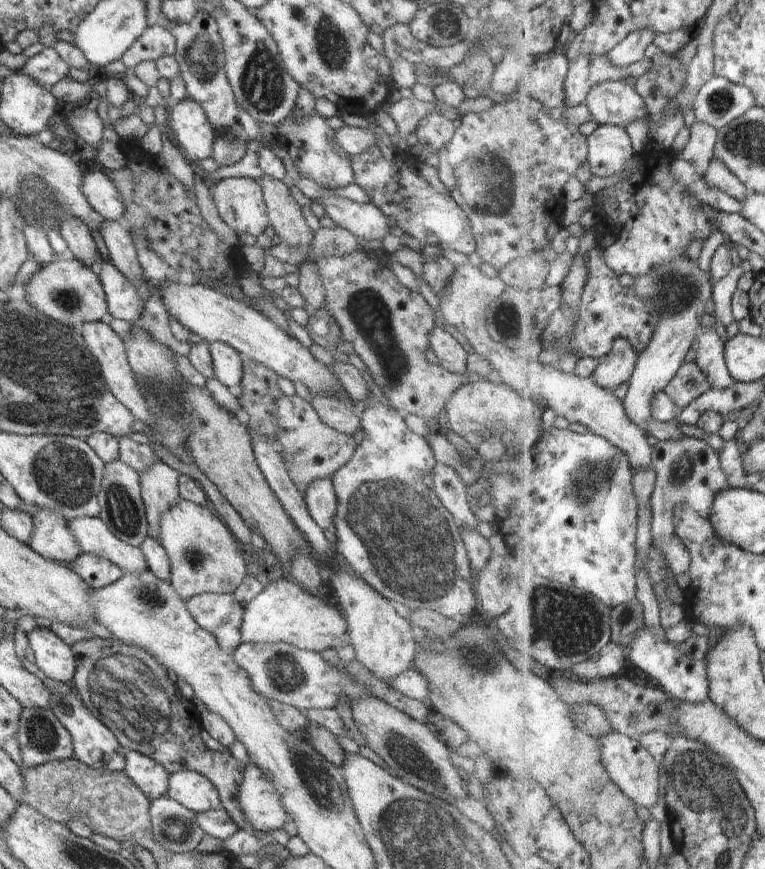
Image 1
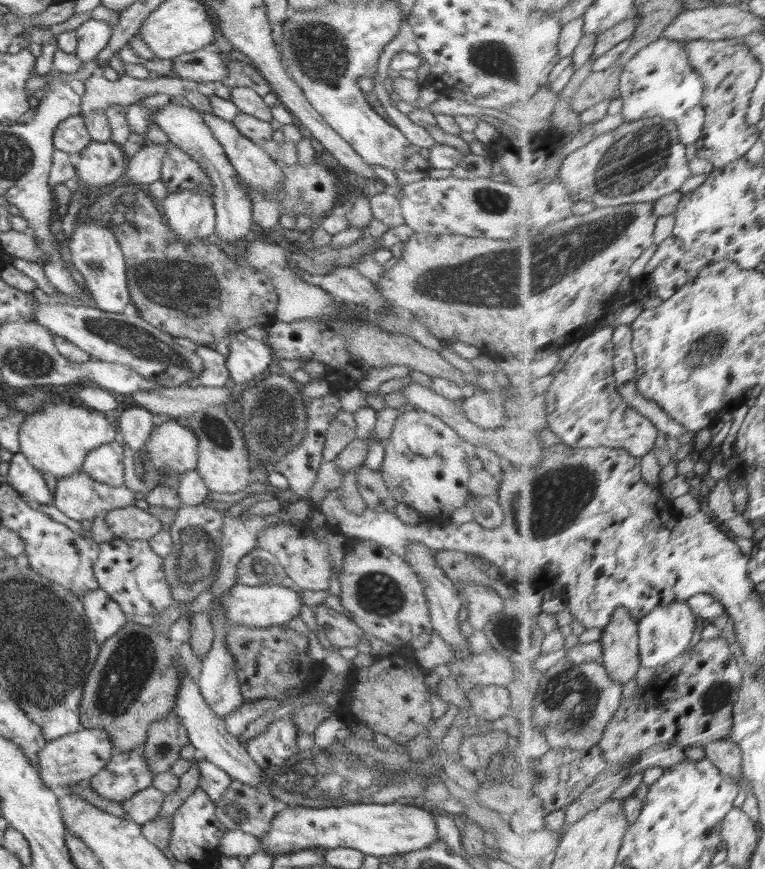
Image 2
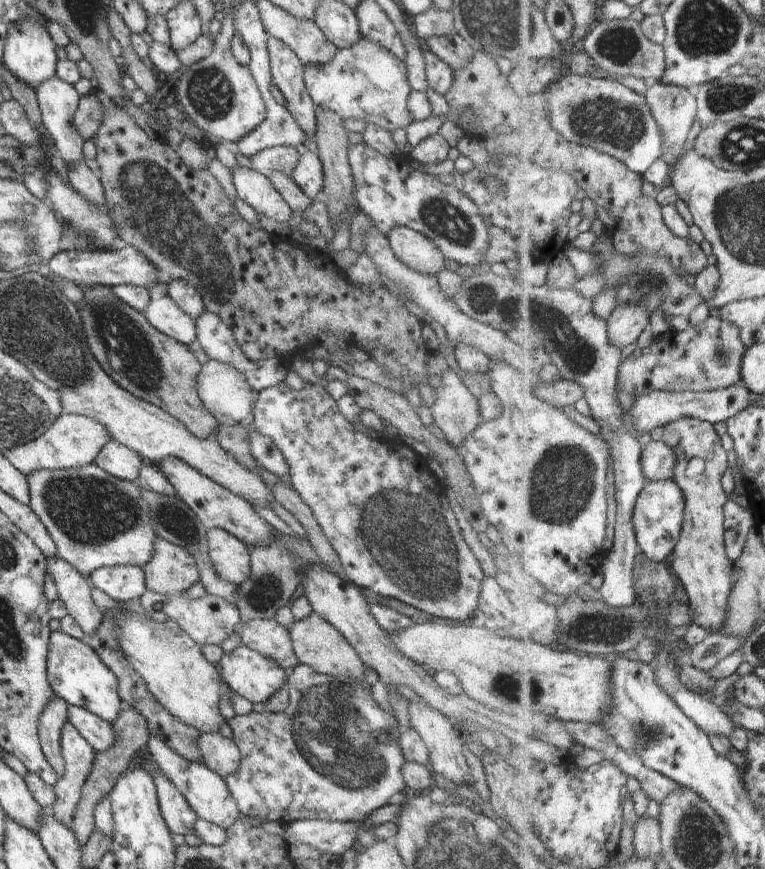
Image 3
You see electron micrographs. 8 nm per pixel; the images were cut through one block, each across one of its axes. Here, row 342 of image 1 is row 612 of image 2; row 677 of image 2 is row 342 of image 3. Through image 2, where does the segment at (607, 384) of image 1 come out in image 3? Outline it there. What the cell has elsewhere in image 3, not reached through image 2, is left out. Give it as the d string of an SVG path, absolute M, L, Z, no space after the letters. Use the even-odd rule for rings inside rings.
M643 304L622 305L612 314L609 322L609 340L620 349L638 342L650 324L650 310Z

